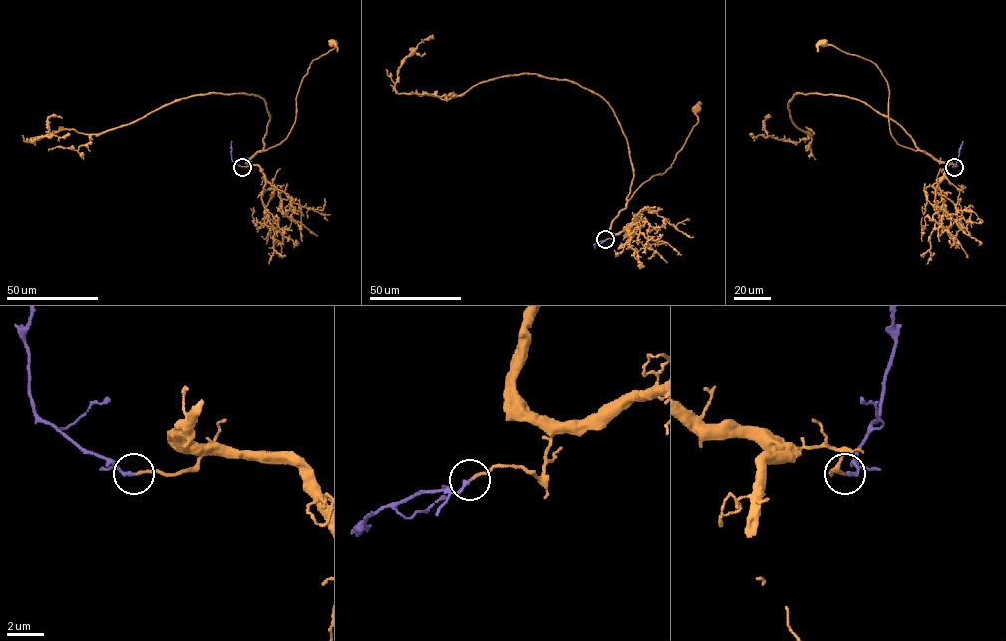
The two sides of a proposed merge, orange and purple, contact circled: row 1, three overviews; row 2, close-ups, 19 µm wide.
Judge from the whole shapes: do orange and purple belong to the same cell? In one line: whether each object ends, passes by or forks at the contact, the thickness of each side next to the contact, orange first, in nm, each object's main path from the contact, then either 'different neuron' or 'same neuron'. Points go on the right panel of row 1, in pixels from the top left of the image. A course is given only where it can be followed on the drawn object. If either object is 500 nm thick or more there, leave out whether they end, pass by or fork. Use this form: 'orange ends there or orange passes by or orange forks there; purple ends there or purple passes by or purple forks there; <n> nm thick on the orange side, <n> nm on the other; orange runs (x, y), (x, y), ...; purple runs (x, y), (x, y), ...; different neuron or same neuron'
orange ends there; purple ends there; 140 nm thick on the orange side, 190 nm on the other; orange runs (954, 166), (935, 160), (925, 152), (896, 142), (889, 122), (887, 82), (880, 69), (869, 60), (823, 43); purple runs (954, 166), (963, 141); same neuron

